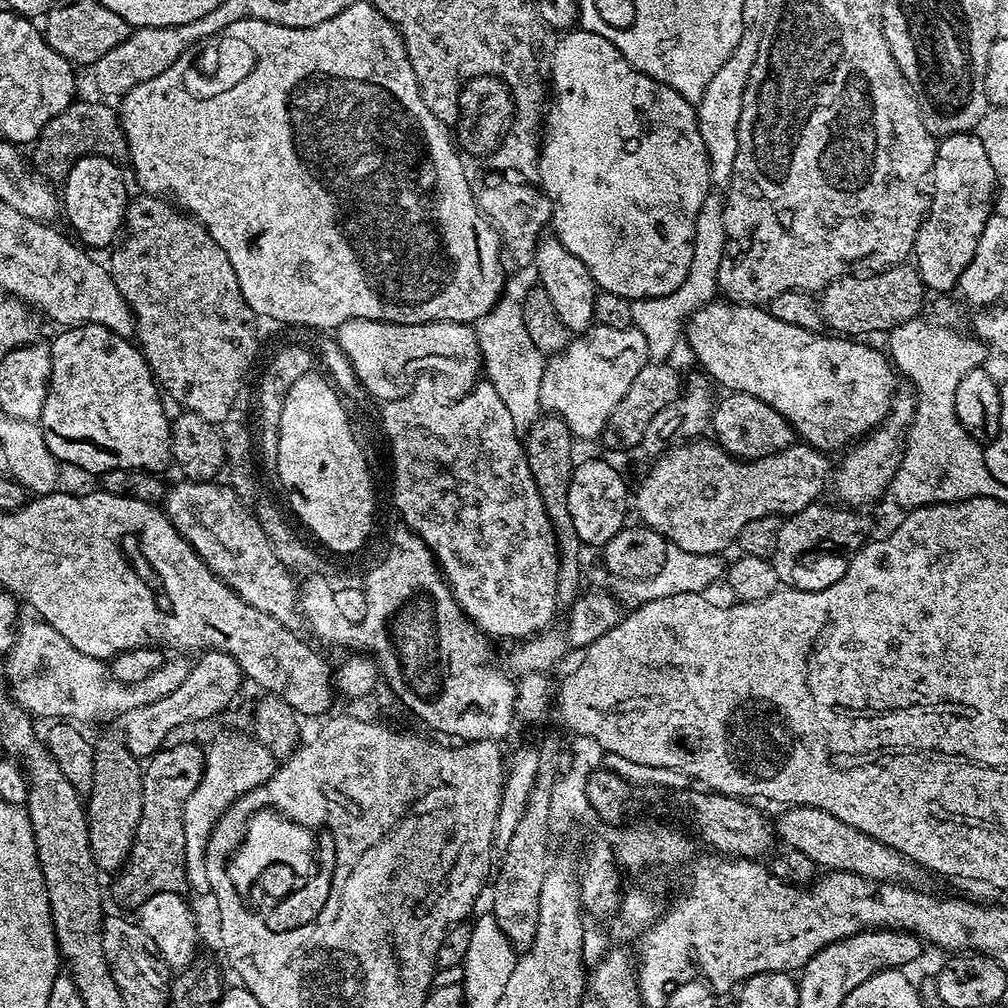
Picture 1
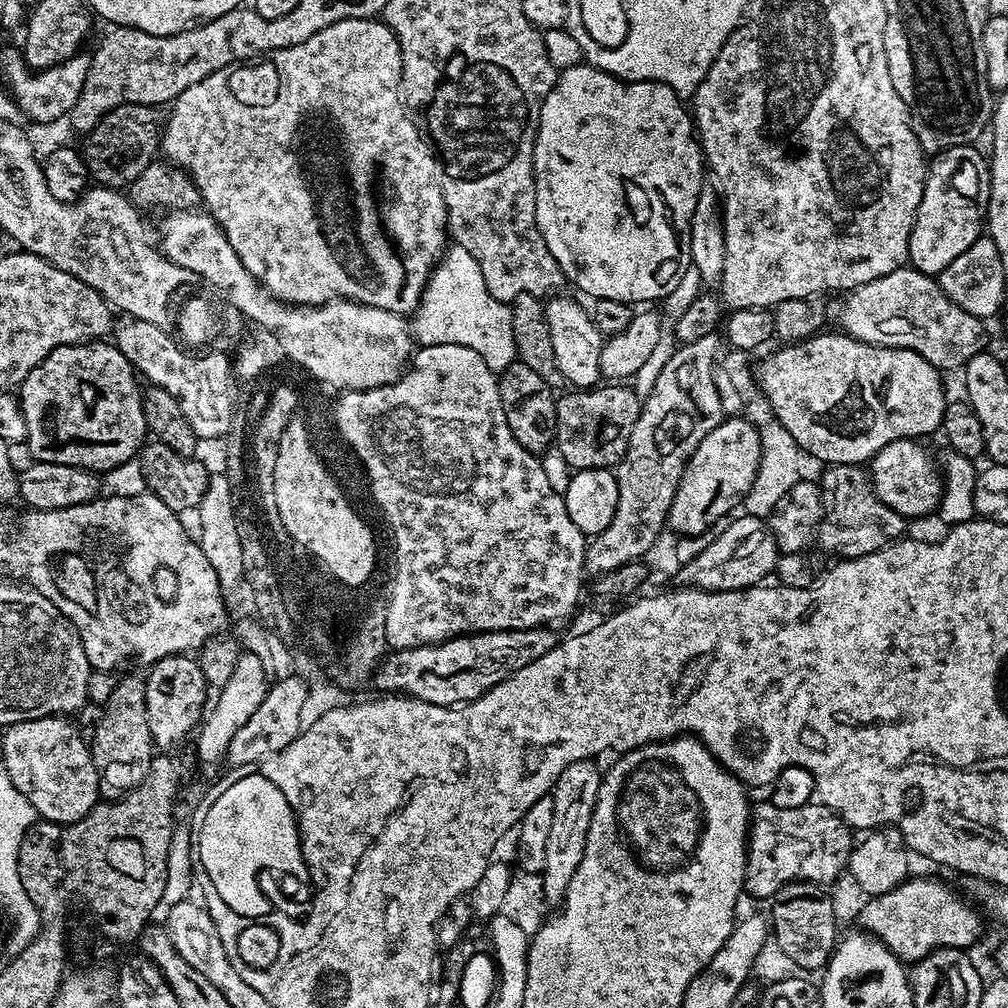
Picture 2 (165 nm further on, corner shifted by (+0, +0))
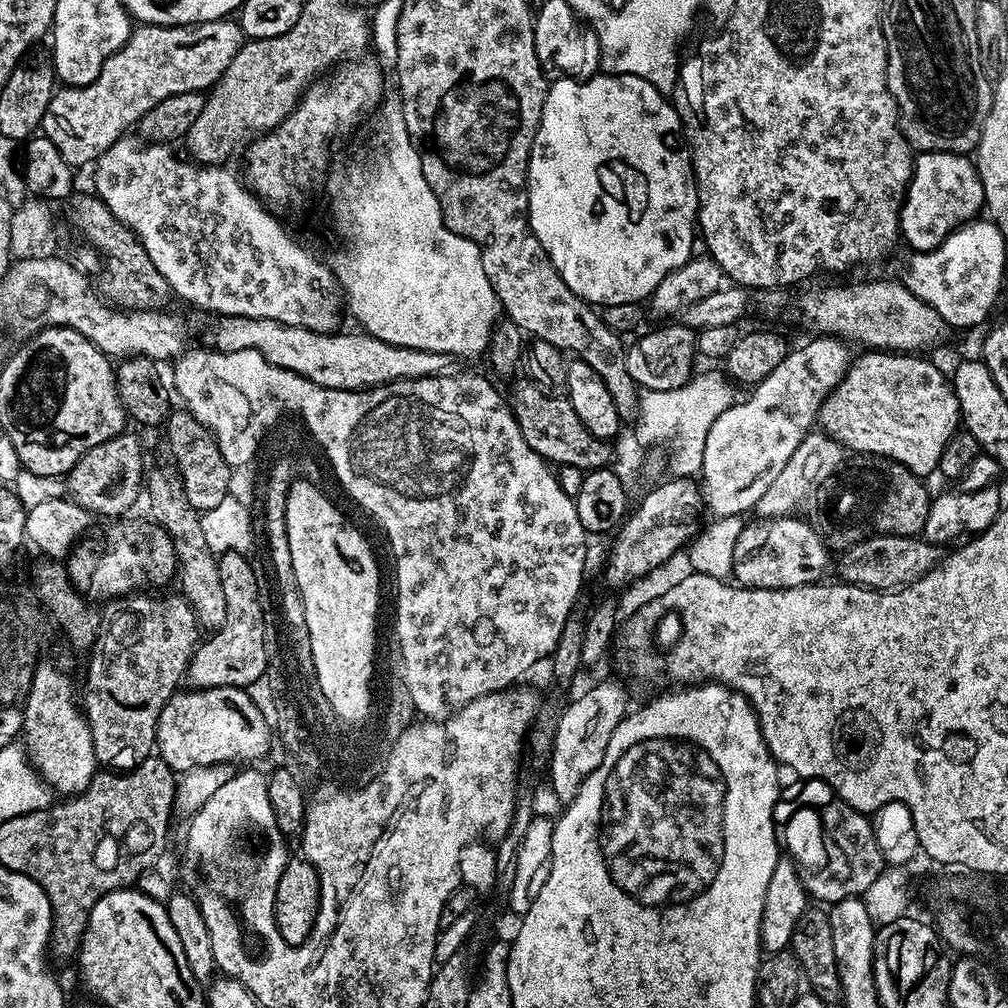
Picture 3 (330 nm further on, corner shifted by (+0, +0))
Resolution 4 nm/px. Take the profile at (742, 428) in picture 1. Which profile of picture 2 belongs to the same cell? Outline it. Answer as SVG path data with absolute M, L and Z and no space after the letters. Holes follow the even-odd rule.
M743 415L724 418L698 443L698 448L688 460L670 504L667 527L681 538L700 536L707 528L715 529L729 515L727 512L731 508L741 507L758 474L759 462L758 430Z

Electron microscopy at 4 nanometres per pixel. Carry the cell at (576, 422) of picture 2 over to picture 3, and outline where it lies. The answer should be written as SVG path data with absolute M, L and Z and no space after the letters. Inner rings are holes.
M527 378L515 381L510 395L512 417L518 422L518 430L522 430L522 438L526 438L529 446L553 465L578 466L585 470L595 470L605 467L612 456L612 450L607 440L599 440L574 414L574 406L567 398L550 396L547 392L533 384Z

